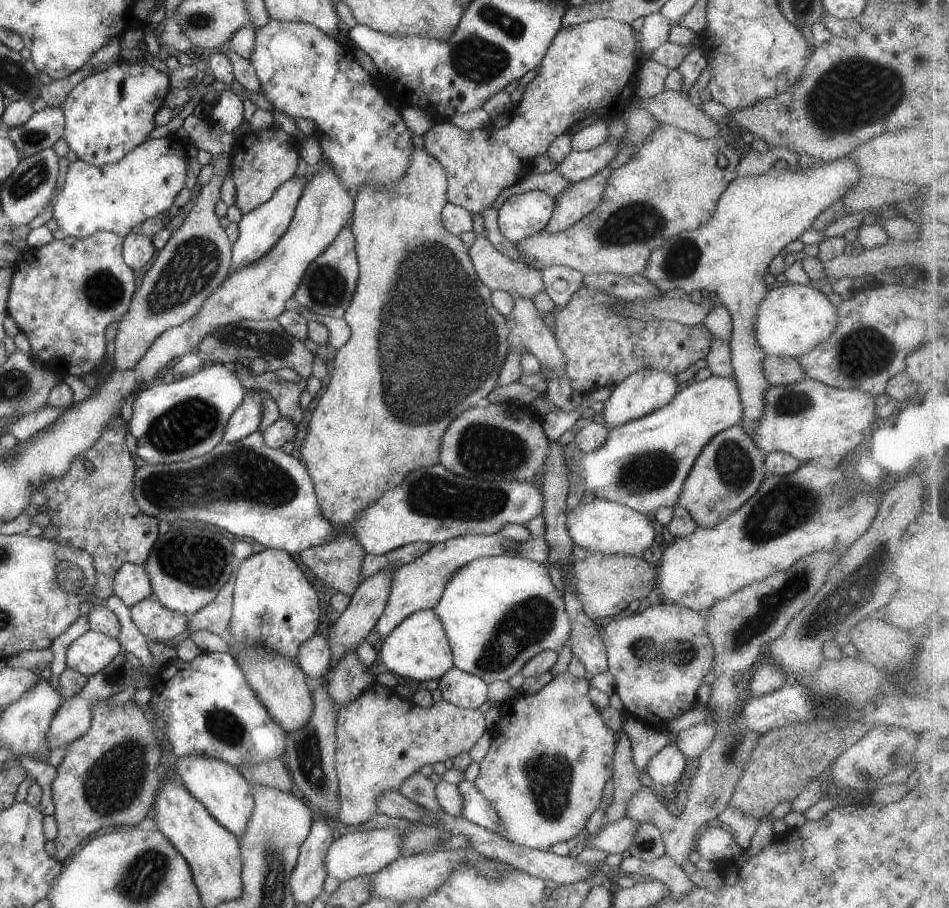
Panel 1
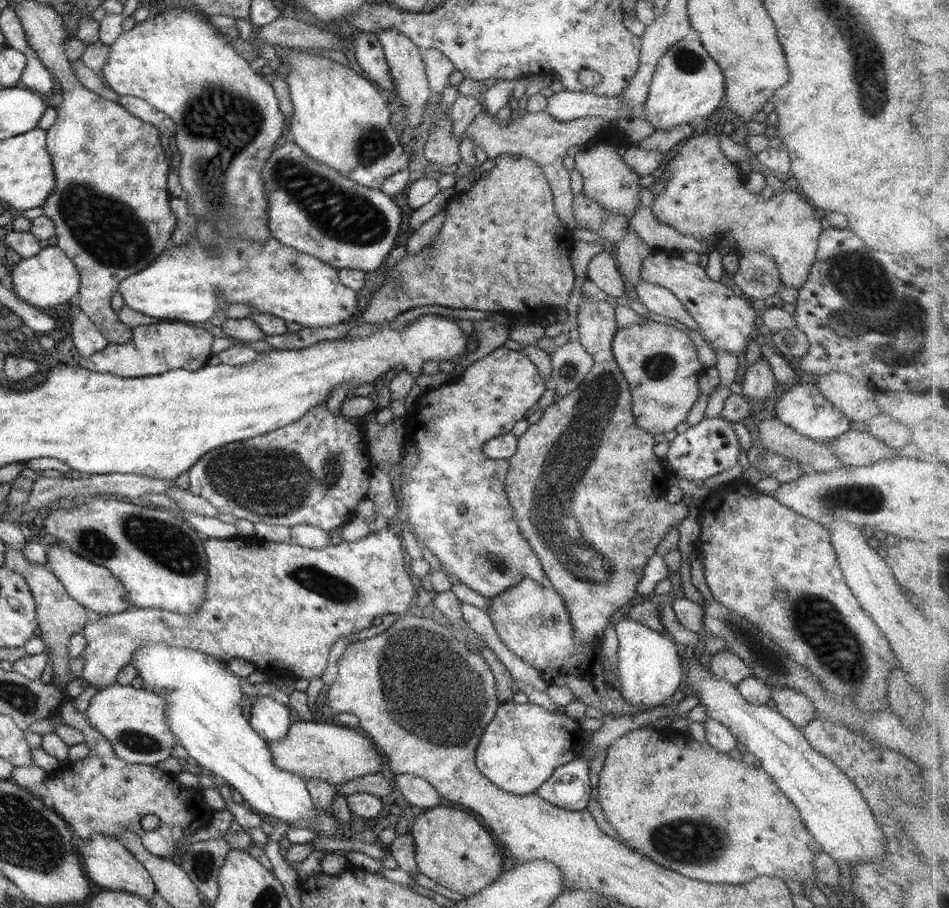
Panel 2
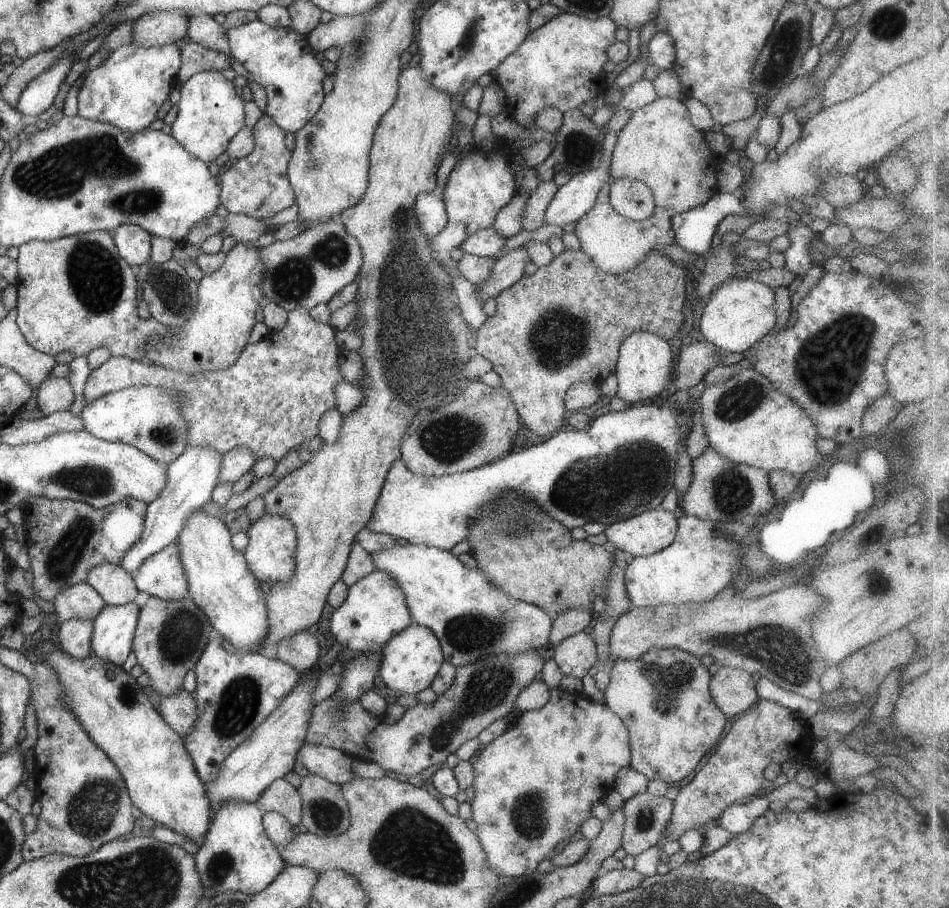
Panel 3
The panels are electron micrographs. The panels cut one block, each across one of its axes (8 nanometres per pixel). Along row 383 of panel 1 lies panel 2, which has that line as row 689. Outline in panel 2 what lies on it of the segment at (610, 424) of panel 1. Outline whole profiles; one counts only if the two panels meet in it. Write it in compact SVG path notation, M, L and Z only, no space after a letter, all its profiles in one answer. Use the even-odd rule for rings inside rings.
M629 618L618 622L615 632L619 641L617 673L622 697L634 707L640 705L646 710L661 708L680 688L684 678L680 663L682 657L678 655L674 642L669 636L655 632Z

